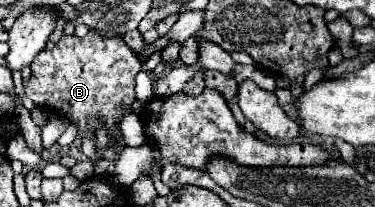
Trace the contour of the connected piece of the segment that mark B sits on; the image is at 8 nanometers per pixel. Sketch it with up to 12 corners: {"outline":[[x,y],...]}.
{"outline":[[62,35],[32,63],[28,99],[108,131],[136,101],[138,55],[122,37]]}

